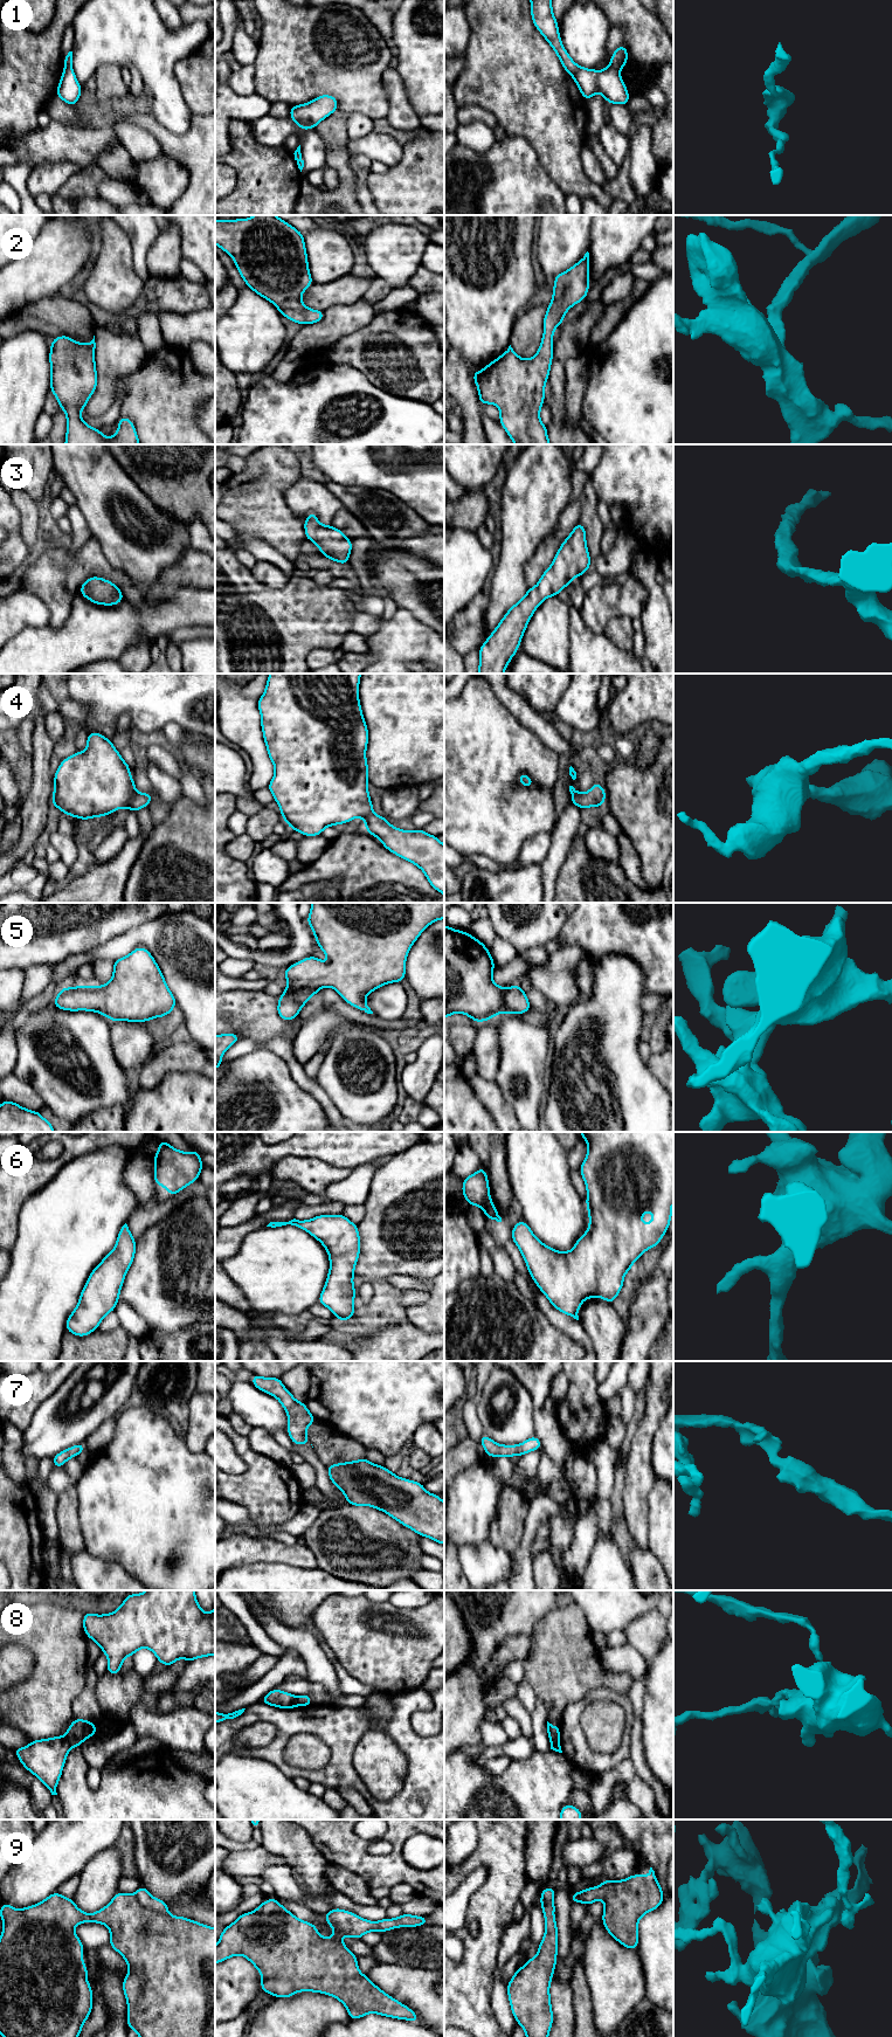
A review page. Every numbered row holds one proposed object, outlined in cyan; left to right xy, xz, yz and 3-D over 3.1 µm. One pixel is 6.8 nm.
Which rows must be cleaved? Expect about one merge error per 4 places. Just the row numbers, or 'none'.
1, 8

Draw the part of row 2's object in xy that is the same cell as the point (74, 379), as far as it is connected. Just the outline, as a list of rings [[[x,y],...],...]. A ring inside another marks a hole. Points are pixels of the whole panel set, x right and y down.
[[[68,336],[51,340],[49,391],[55,394],[60,408],[67,415],[64,444],[140,444],[129,417],[118,420],[118,430],[109,439],[81,417],[79,412],[85,410],[87,402],[97,387],[95,348],[95,336],[87,344],[77,343]]]

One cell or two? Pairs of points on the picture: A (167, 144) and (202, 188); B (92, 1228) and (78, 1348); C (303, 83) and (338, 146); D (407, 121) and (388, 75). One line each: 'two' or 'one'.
A: one
B: two
C: two
D: one

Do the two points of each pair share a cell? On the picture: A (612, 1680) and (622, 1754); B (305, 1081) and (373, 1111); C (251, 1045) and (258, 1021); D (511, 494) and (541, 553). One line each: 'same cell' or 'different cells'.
A: different cells
B: different cells
C: different cells
D: different cells

